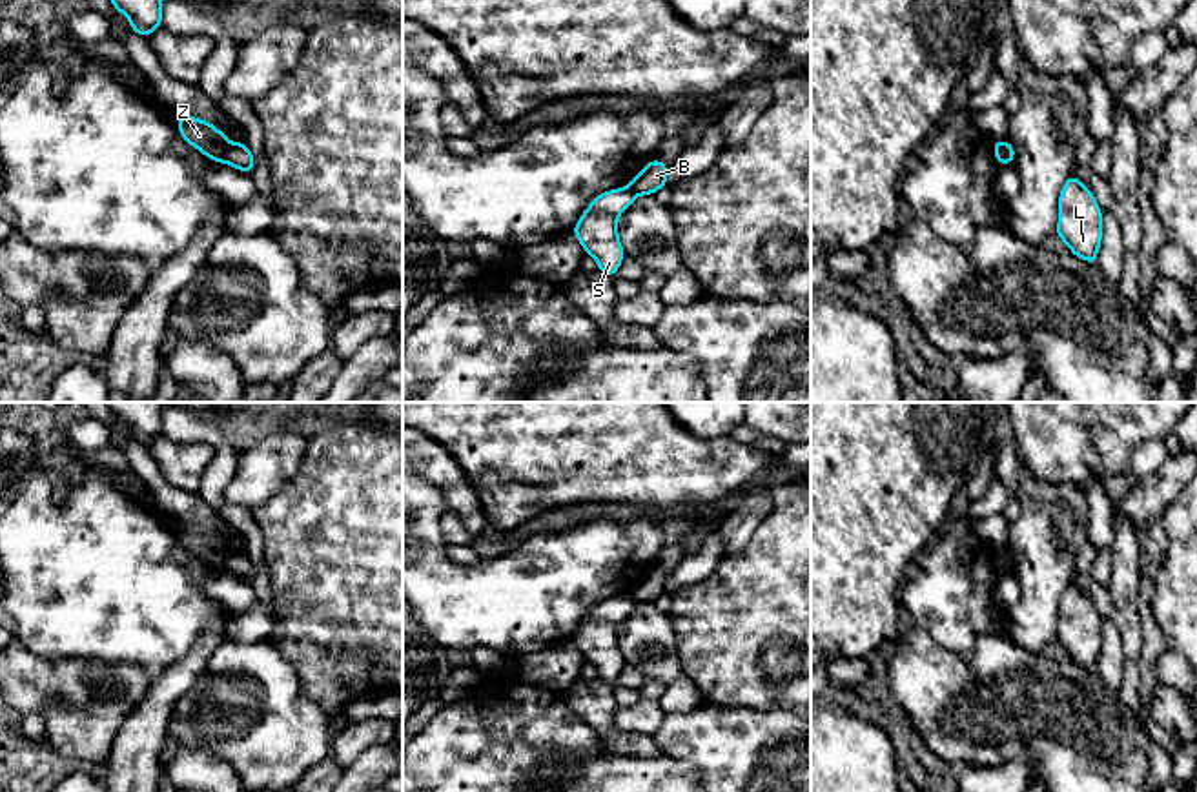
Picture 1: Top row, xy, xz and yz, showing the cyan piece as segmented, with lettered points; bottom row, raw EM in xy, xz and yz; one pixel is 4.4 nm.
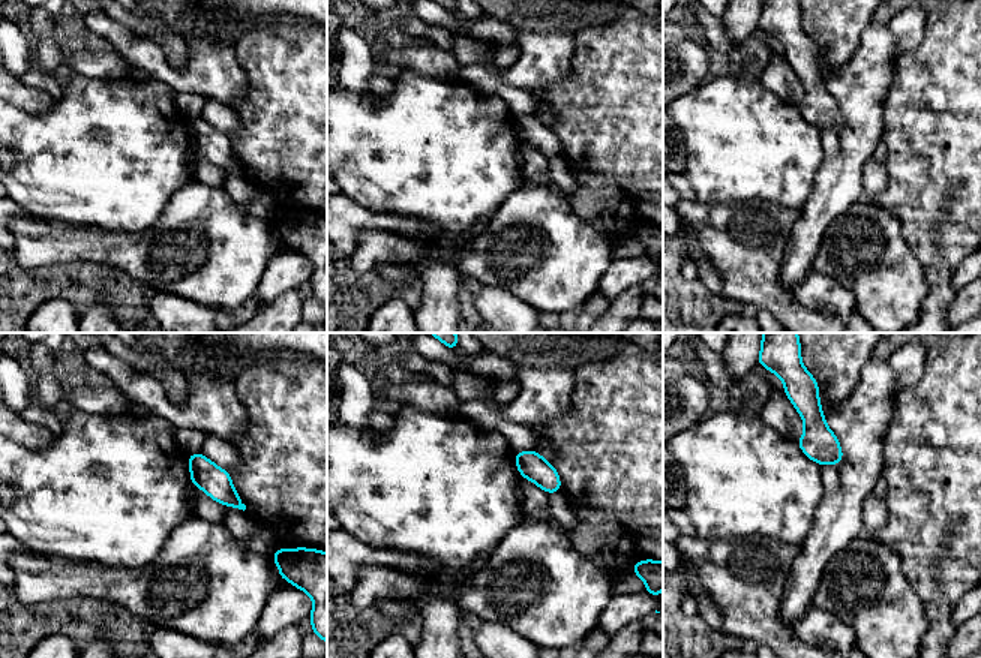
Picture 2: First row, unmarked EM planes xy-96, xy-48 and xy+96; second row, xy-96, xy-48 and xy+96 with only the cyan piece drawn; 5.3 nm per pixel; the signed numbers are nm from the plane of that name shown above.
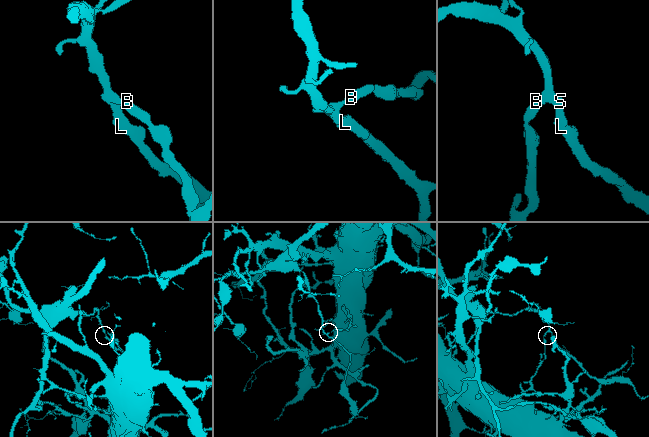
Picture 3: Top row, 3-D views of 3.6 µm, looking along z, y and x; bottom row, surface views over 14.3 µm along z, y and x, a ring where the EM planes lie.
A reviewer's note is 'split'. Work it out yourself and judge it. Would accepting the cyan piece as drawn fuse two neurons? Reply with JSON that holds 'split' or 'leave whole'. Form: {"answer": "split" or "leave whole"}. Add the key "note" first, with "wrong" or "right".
{"note": "right", "answer": "split"}

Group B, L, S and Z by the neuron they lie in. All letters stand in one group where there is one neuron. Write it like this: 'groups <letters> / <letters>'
groups B / L S Z

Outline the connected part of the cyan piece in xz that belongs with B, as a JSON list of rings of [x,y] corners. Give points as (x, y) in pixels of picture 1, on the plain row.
[[[652,566],[632,588],[630,597],[636,603],[654,603],[660,595],[669,594],[669,572]]]

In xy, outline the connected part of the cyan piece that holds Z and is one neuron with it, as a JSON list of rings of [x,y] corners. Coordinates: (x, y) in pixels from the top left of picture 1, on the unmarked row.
[[[177,524],[177,535],[180,544],[195,557],[204,561],[213,570],[220,572],[226,564],[226,544],[213,532],[197,524]]]

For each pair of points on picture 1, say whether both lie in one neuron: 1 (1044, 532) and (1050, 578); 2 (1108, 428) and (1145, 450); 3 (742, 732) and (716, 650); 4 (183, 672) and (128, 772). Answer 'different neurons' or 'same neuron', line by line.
1: same neuron
2: different neurons
3: different neurons
4: same neuron

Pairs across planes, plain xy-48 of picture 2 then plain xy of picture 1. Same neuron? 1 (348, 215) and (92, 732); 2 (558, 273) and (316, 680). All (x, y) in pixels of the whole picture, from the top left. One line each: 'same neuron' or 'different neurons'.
1: same neuron
2: different neurons

